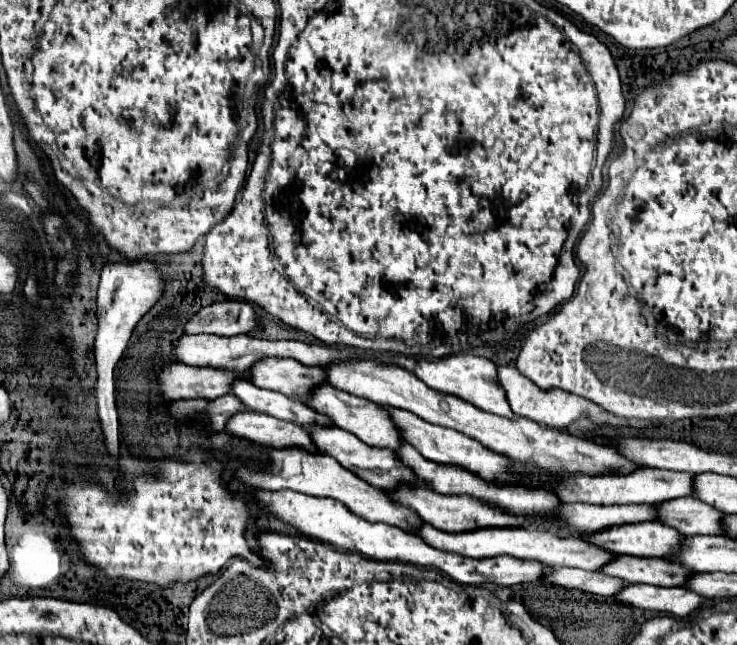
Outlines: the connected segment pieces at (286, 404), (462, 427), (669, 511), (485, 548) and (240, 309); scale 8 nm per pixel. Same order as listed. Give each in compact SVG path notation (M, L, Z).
M236 379L230 385L230 393L234 393L242 405L250 411L256 413L264 413L264 415L272 415L276 419L284 419L284 421L292 421L292 423L330 423L330 419L322 417L322 415L314 415L314 411L310 411L310 407L306 407L300 399L290 399L278 391L270 391L270 389L260 389L256 385L252 385L246 379Z
M358 357L358 359L344 359L344 361L324 365L322 371L326 373L326 381L332 387L338 387L338 389L348 391L358 397L366 397L378 405L392 405L392 407L412 411L414 415L422 417L428 423L456 429L456 431L480 441L482 445L490 447L492 451L512 457L514 461L516 459L532 461L532 463L540 465L542 469L570 471L570 473L584 471L588 475L620 471L620 469L634 471L634 467L638 467L638 465L632 465L628 459L622 459L612 447L604 447L604 445L596 445L594 441L588 441L588 439L572 437L560 429L542 427L542 425L538 425L530 419L524 419L524 417L518 417L518 419L498 417L498 415L480 411L478 407L474 407L472 403L468 403L456 395L432 391L414 373L410 373L404 367L394 365L394 363L382 363L376 359Z
M678 497L656 503L656 521L674 527L682 535L720 535L720 513L696 497Z
M422 523L418 527L420 539L430 543L432 547L438 547L442 551L454 551L458 555L466 557L496 557L496 555L510 555L516 559L532 559L538 563L544 563L548 567L578 567L586 571L596 571L602 567L606 559L610 559L608 551L602 551L600 547L590 547L584 541L578 541L574 537L560 539L554 533L538 531L538 529L508 529L508 527L486 527L486 529L474 529L474 531L462 531L462 533L446 533L440 531L428 523Z
M220 301L212 303L192 319L186 321L184 333L214 333L214 335L238 335L256 329L256 313L246 301Z

